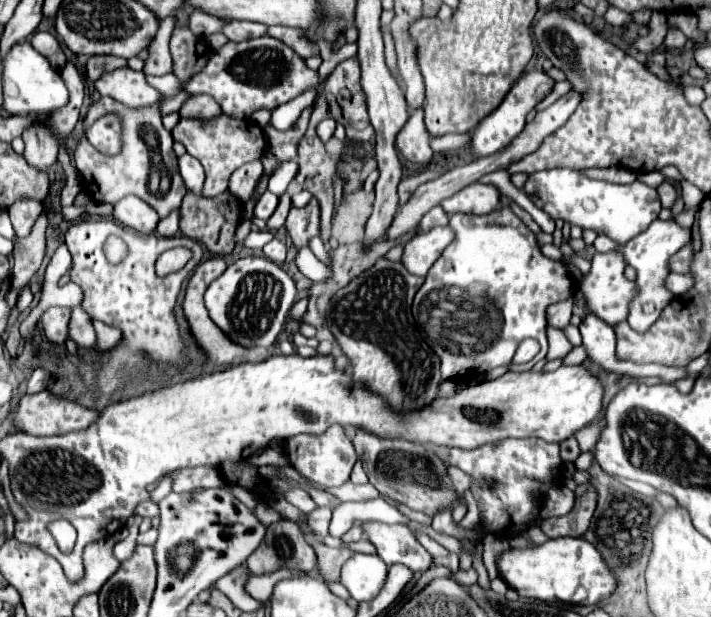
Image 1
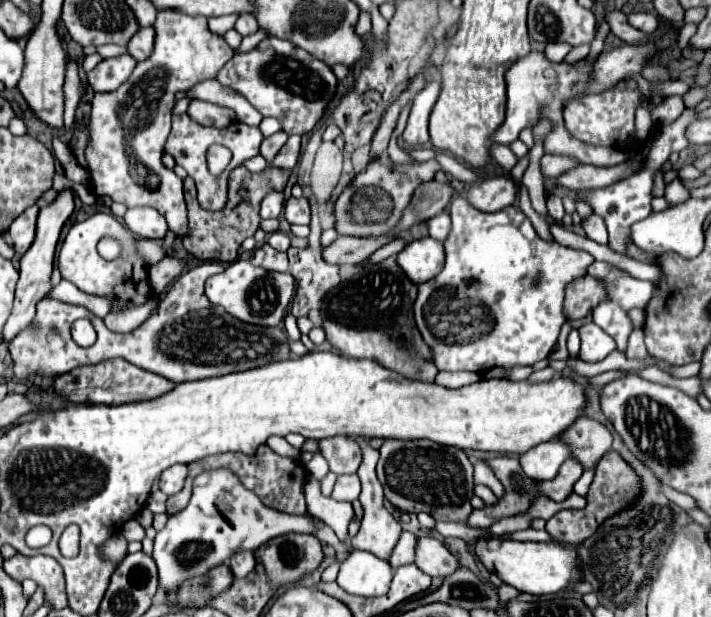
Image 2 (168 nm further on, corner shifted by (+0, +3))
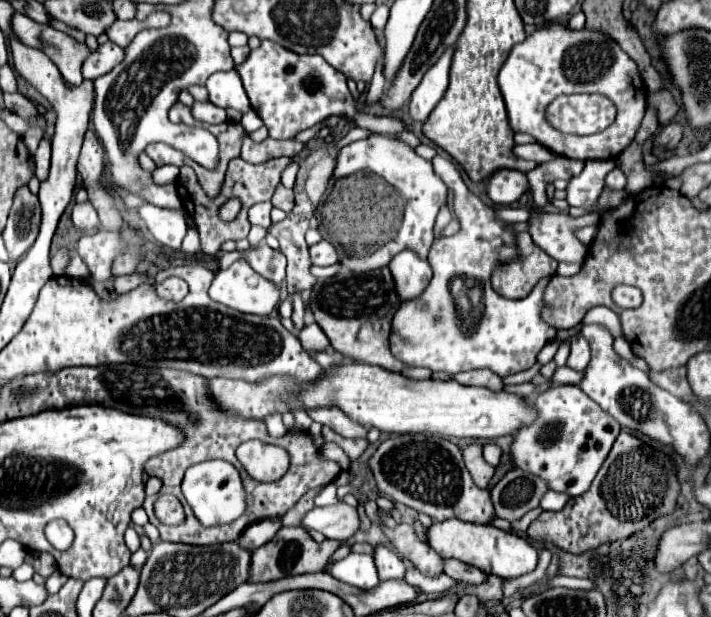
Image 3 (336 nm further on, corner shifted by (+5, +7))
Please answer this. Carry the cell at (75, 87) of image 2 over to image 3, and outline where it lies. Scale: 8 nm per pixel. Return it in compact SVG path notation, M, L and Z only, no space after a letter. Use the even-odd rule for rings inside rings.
M23 13L13 15L15 35L29 47L41 49L61 71L69 85L79 85L83 59L91 53L85 43L75 41L71 35L53 29L51 25L41 25Z

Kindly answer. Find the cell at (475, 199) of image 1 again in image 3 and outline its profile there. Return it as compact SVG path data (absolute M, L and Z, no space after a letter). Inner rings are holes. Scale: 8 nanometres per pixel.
M499 169L487 181L487 195L493 203L509 205L529 189L527 175L517 169Z

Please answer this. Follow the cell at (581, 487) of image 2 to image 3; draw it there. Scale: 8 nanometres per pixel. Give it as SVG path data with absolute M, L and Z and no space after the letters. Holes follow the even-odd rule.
M547 491L547 493L543 495L543 499L541 499L541 507L543 507L545 511L553 511L553 509L565 507L567 501L569 501L567 495L557 495L555 491Z

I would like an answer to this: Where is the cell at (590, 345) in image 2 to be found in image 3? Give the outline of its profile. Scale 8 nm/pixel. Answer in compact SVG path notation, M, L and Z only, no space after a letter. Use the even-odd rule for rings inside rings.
M573 335L571 353L569 353L569 359L567 359L567 367L575 369L575 371L583 371L587 367L589 359L591 359L589 343L585 343L585 339L581 335Z

